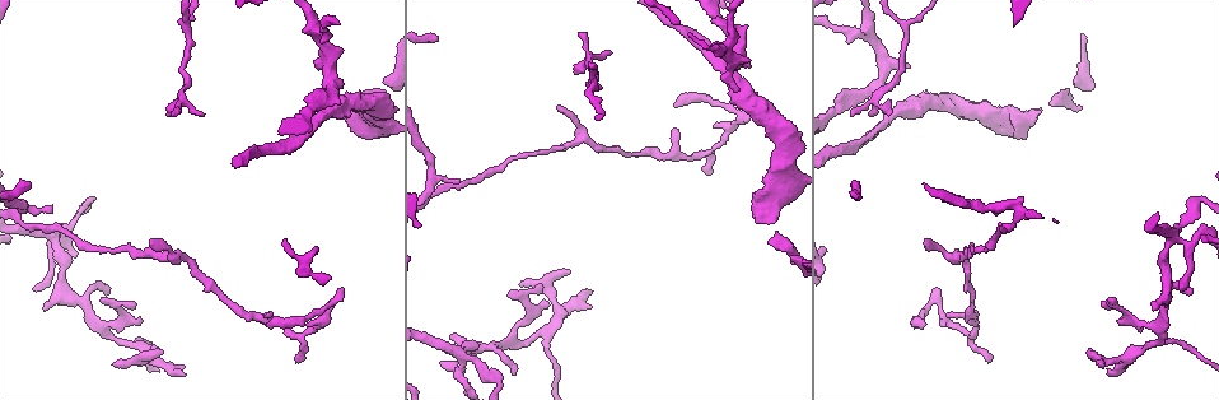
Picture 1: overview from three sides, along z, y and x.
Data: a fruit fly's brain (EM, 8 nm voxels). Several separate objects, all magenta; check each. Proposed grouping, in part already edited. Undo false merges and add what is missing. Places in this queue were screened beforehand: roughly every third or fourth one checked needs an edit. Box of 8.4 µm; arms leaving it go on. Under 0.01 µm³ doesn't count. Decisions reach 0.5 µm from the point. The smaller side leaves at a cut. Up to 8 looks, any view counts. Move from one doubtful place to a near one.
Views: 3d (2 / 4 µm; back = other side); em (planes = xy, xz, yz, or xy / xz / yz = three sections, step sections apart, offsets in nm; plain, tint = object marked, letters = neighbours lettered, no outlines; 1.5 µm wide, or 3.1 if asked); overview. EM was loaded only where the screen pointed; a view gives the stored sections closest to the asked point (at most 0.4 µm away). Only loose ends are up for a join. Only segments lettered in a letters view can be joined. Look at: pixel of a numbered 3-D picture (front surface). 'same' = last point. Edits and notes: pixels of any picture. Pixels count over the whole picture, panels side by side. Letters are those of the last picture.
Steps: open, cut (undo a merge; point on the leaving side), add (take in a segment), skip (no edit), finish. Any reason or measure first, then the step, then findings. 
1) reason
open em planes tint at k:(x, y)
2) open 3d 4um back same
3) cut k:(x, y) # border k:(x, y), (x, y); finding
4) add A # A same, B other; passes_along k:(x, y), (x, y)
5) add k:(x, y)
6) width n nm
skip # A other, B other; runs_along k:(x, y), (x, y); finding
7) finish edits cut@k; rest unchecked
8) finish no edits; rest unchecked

tapers out
open em planes letters at 1:(459, 182)

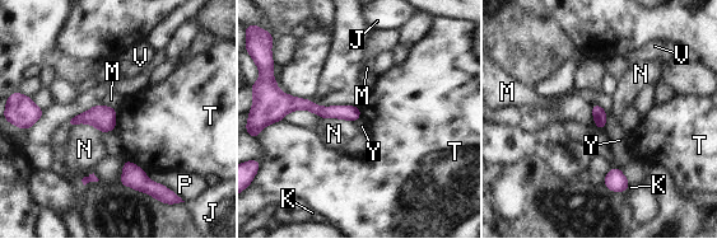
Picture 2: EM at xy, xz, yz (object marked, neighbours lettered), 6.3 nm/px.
width 90 nm
skip # J other, K other, M other, N other, P other, T other, V other, Y other; border 2:(605, 109), (605, 126), (601, 130); no lettered segment goes on from it

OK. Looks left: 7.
an open end
open 3d 2um at 1:(946, 316)

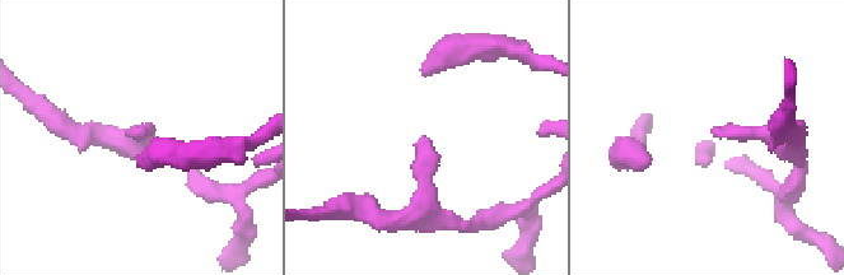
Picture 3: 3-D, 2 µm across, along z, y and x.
open em planes letters at 3:(712, 133)

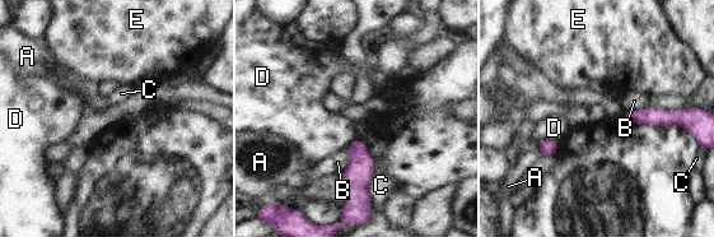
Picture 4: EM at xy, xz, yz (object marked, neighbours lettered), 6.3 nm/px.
width 110 nm
skip # A other, B other, C other, D other, E other; runs_along 4:(355, 143), (356, 207), (350, 217); no lettered segment goes on from it

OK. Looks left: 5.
open em yz step 4 tint at 1:(882, 70)

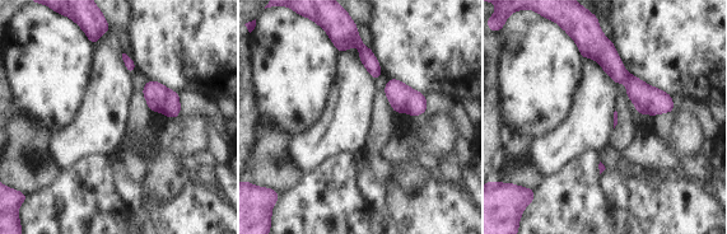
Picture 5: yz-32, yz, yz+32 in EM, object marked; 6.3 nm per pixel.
open em planes tint same

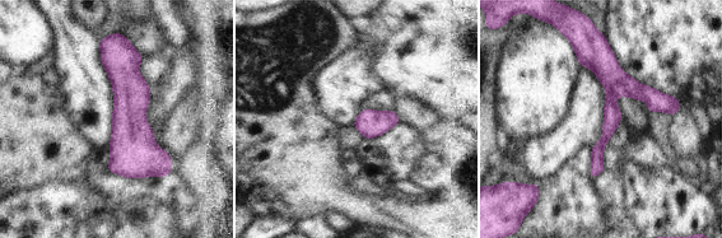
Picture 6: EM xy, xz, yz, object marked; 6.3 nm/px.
see the neighbours
open em planes letters same

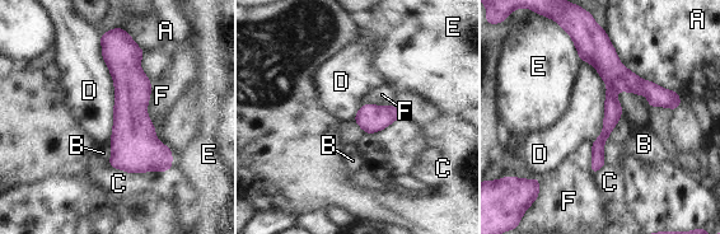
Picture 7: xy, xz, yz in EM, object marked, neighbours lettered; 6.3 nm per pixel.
skip # A other, B other, C other, D other, E other, F other; one neuron here

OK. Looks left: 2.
finish no edits; rest unchecked

